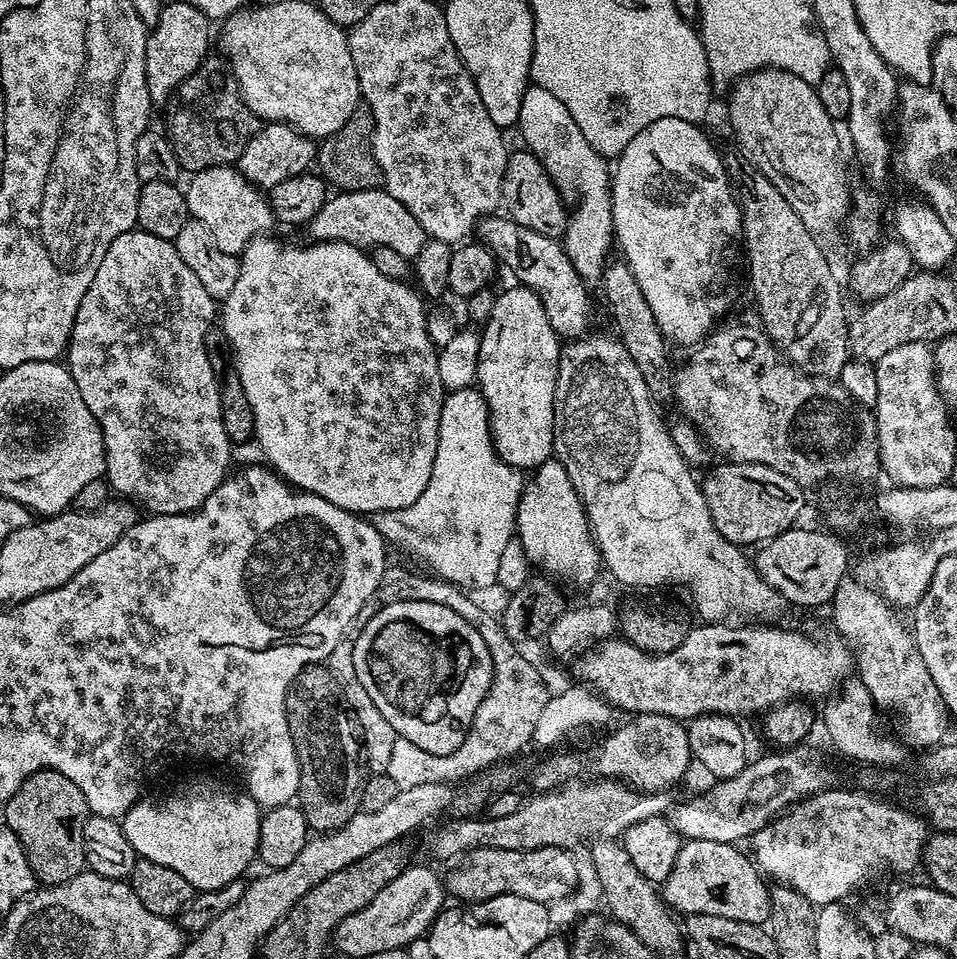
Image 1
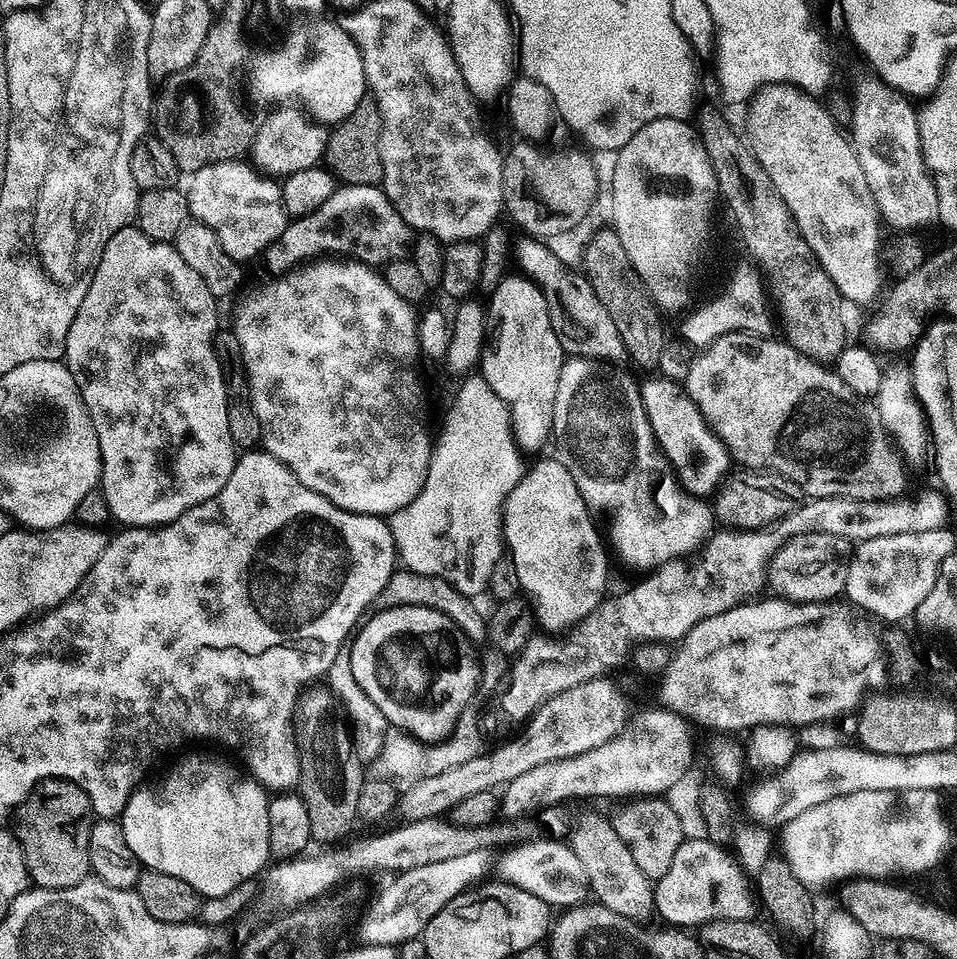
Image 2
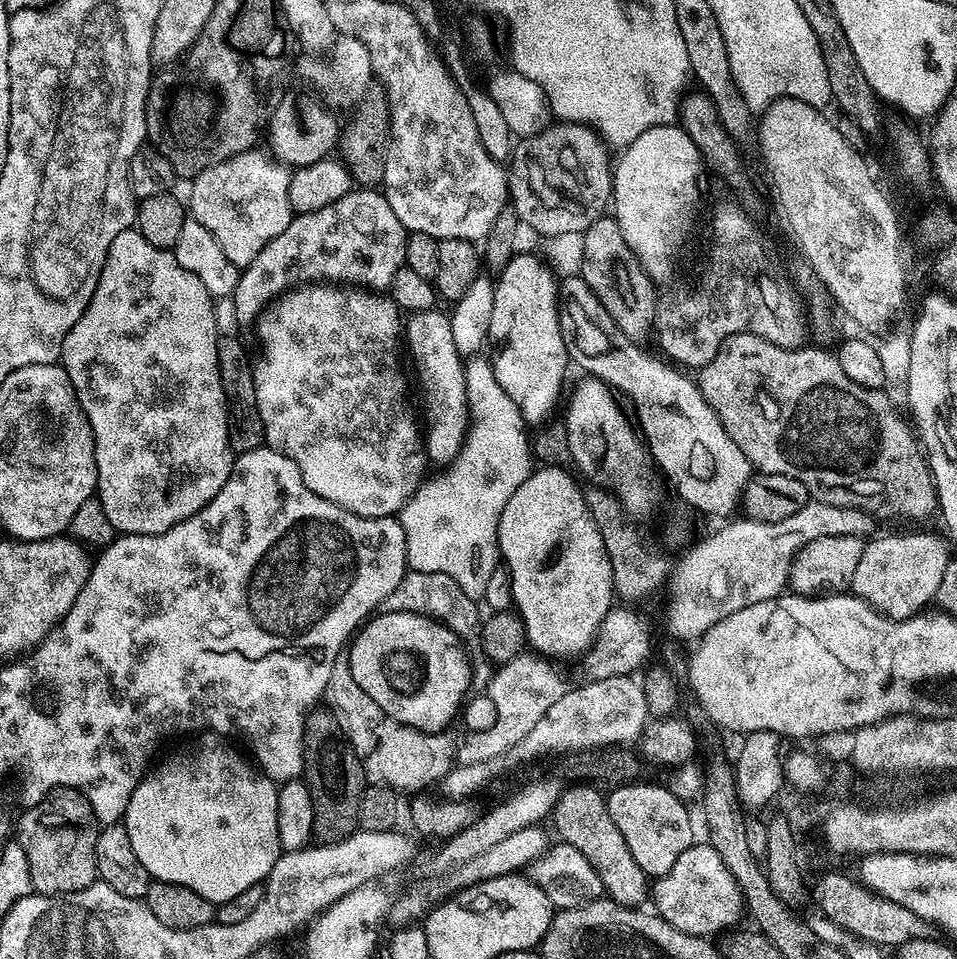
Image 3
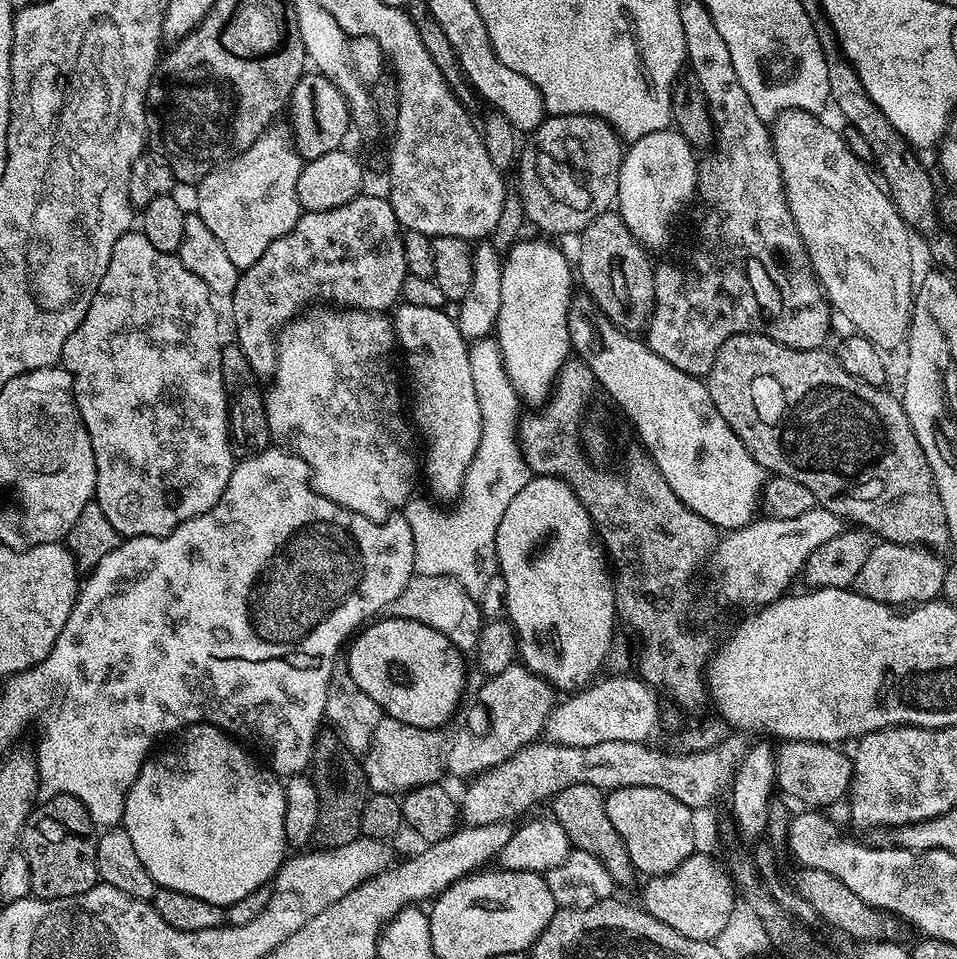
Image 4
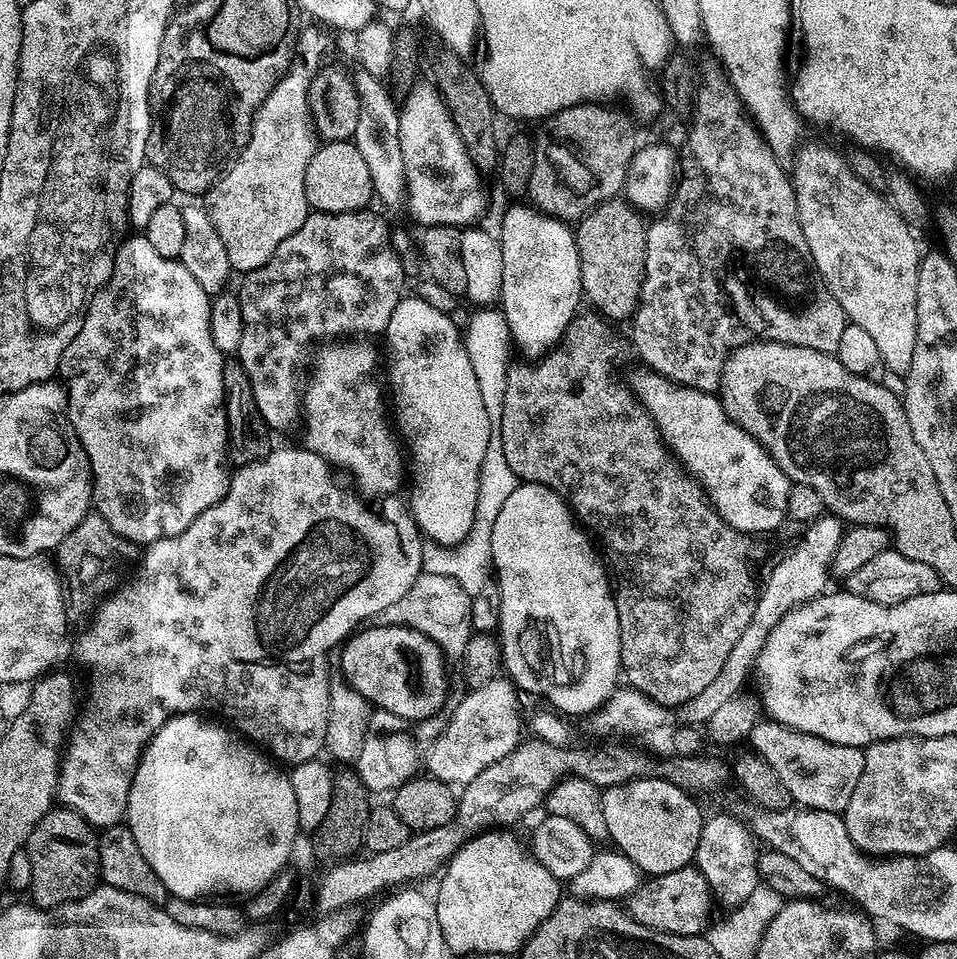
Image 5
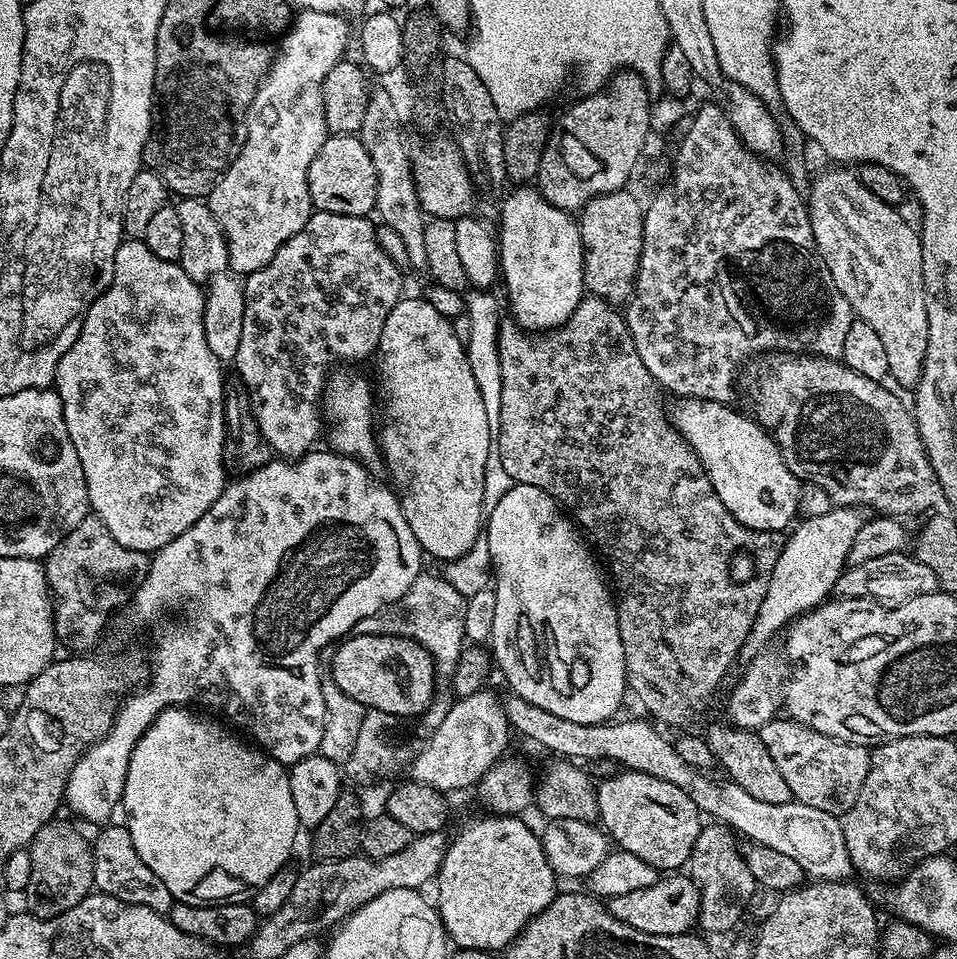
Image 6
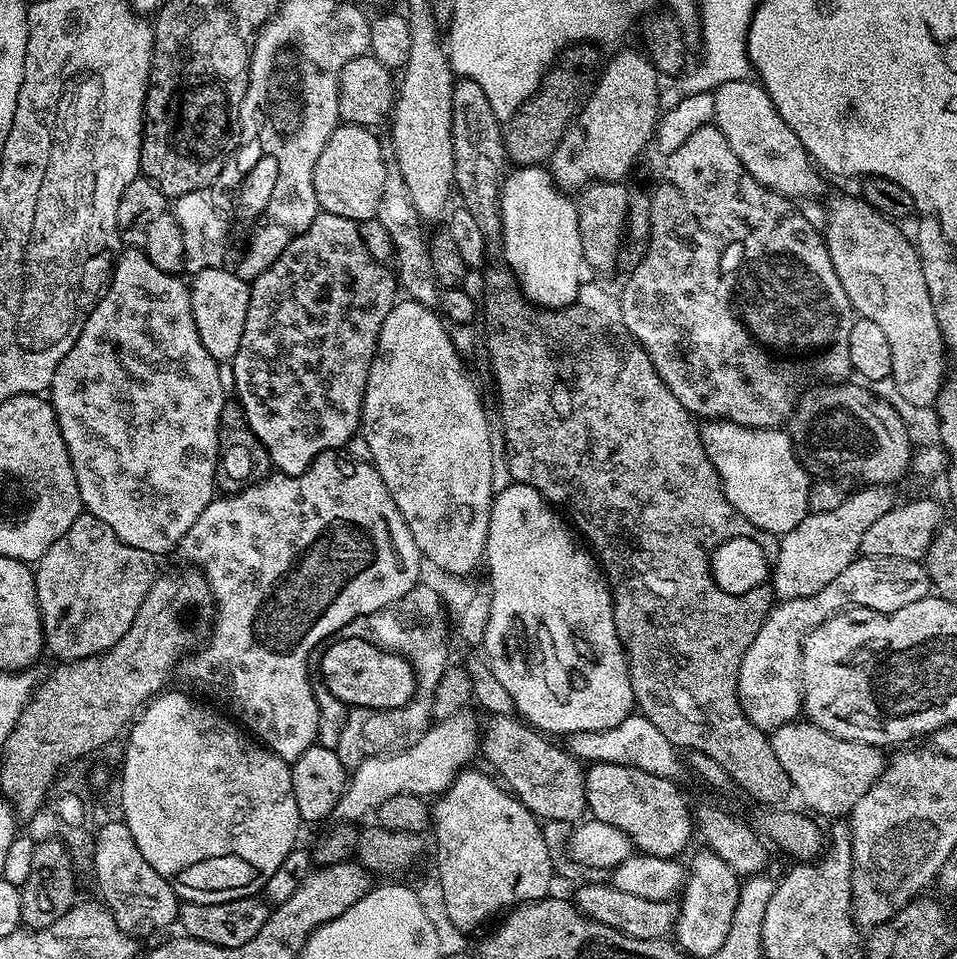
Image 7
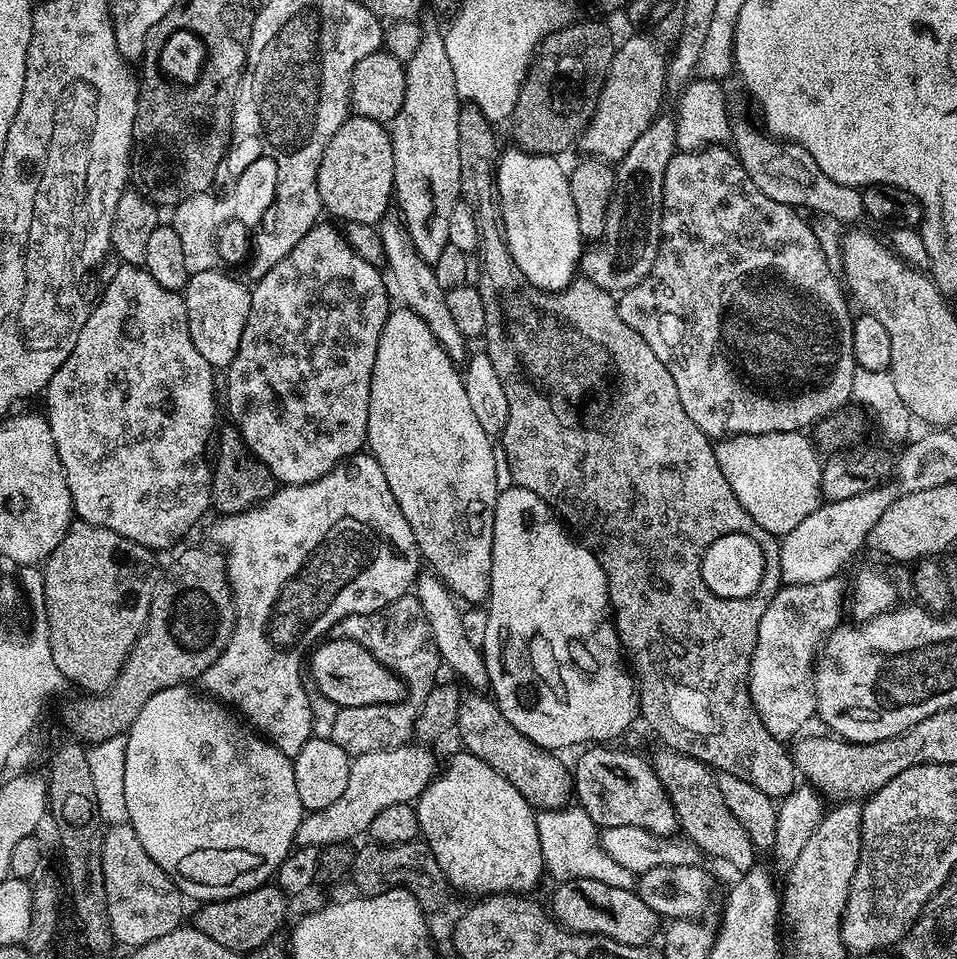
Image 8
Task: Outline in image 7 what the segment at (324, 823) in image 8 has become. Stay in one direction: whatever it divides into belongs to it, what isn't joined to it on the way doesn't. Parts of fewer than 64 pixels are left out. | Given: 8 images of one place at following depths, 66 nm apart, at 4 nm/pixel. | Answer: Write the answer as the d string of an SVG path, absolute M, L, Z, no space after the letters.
M470 710L456 712L433 723L412 747L405 751L391 753L386 756L372 756L362 761L359 766L353 769L349 784L344 789L344 794L335 807L333 817L340 822L357 823L368 812L373 813L381 804L398 795L414 795L423 798L430 798L430 795L438 796L444 792L456 780L456 778L469 765L467 764L480 750L480 722Z

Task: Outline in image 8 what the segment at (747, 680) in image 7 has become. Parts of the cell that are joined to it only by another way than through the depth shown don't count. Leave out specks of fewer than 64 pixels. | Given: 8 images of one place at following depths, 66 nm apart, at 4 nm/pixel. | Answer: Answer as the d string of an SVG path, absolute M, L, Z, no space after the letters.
M834 576L826 578L826 582L814 582L812 585L784 584L774 594L770 606L766 606L762 622L758 622L758 642L754 646L750 662L748 689L752 704L762 718L766 730L770 730L770 734L774 734L774 738L781 742L799 737L805 731L803 728L816 716L814 669L828 637L841 623L840 614L843 608L844 611L846 608L846 584L842 581L840 576Z

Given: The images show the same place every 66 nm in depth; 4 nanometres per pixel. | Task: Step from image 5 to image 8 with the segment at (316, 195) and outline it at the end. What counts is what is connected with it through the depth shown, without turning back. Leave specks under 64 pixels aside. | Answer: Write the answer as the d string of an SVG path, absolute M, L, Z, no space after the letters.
M349 115L326 146L316 179L323 211L348 224L379 225L394 200L394 150L389 129L379 120Z

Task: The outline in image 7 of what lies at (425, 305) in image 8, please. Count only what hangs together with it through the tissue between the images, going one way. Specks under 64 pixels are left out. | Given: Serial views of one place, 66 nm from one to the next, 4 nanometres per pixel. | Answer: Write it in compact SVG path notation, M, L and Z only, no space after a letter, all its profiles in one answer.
M396 168L389 169L386 183L382 188L381 201L375 219L389 231L391 241L395 246L396 277L405 295L422 305L434 308L439 305L439 289L434 268L431 265L427 235L424 236L423 221L414 206L412 193Z

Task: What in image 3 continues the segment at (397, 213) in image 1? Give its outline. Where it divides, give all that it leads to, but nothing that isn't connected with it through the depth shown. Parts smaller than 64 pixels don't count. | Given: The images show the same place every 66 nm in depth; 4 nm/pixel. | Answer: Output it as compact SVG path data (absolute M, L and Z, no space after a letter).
M353 190L338 198L336 202L330 202L330 206L322 210L293 215L290 226L286 226L286 230L282 230L278 238L266 242L266 246L262 246L262 251L258 253L258 258L254 258L254 262L250 262L248 267L241 271L240 281L232 291L230 303L236 307L236 312L242 319L253 321L257 312L263 309L270 299L287 289L299 272L321 271L324 274L329 273L332 278L350 278L356 271L357 278L362 280L360 282L368 282L371 289L387 289L396 277L397 270L405 267L409 235L408 229L402 226L402 222L398 222L398 214L390 210L390 202L383 194L376 190Z

